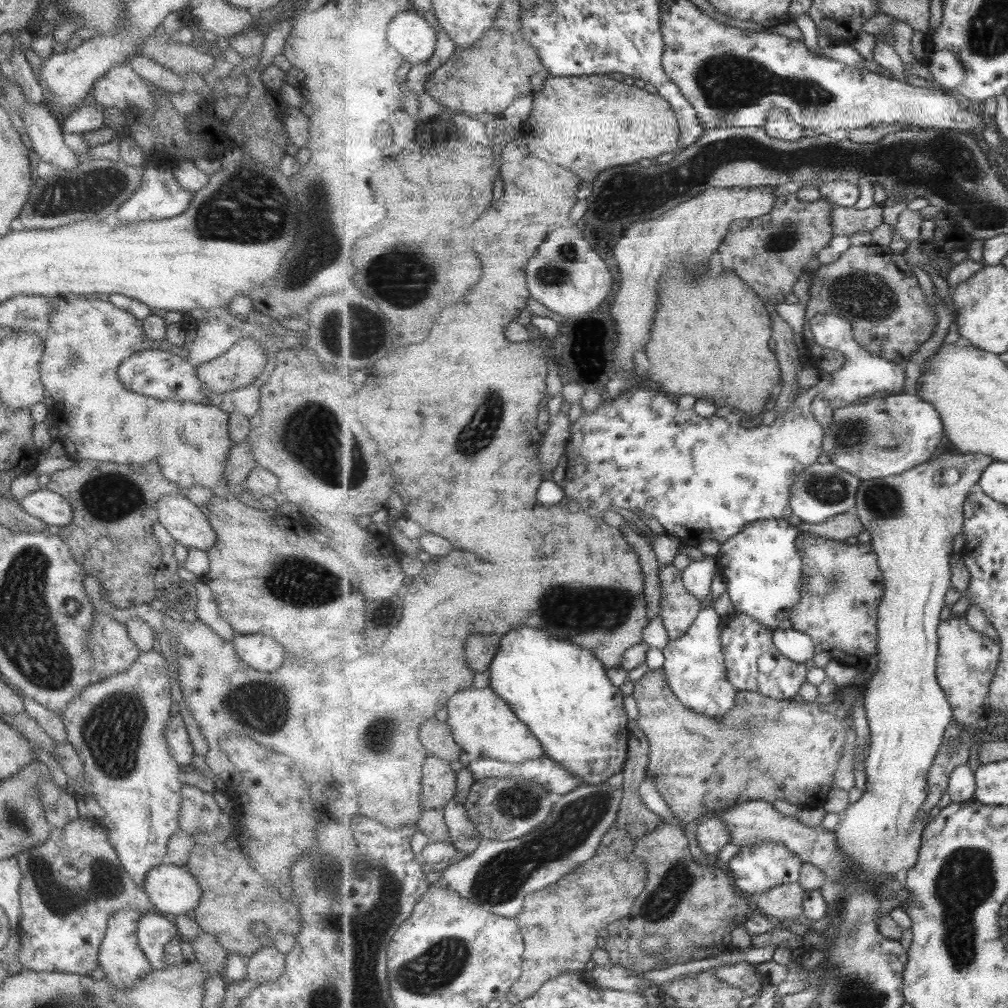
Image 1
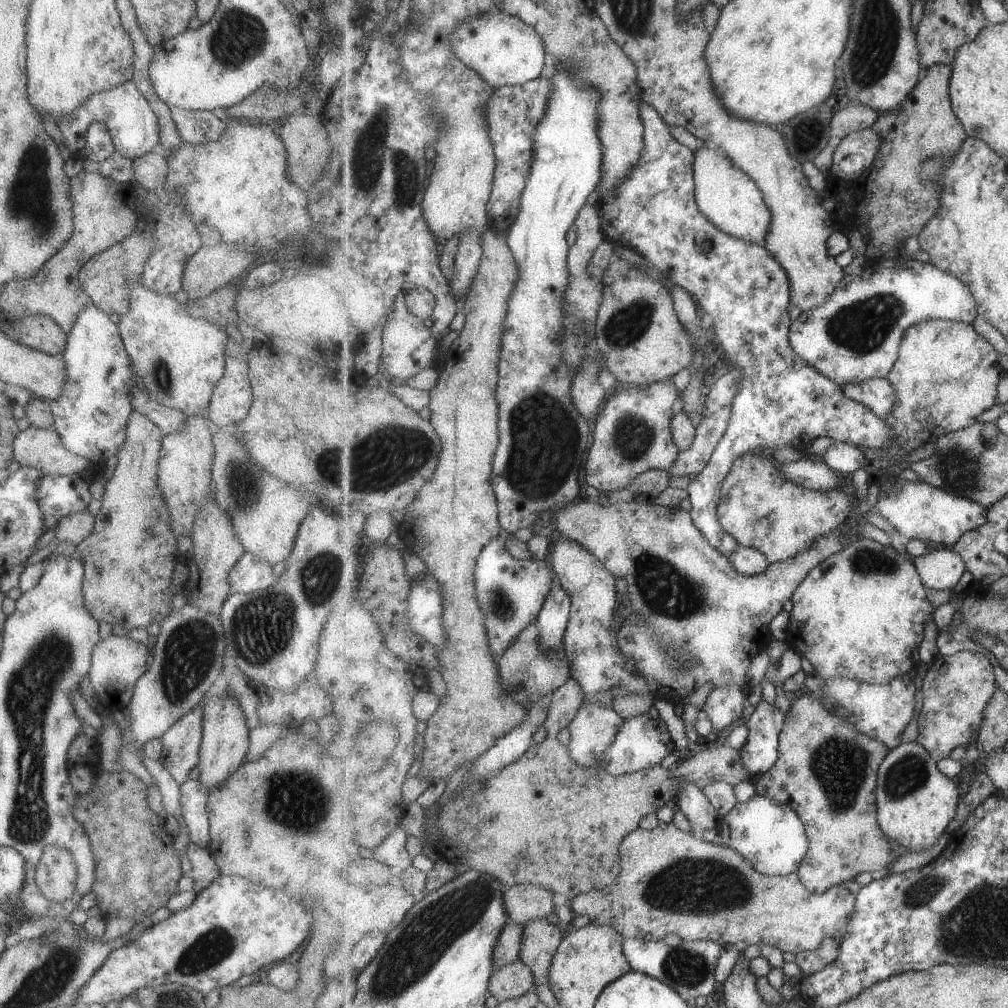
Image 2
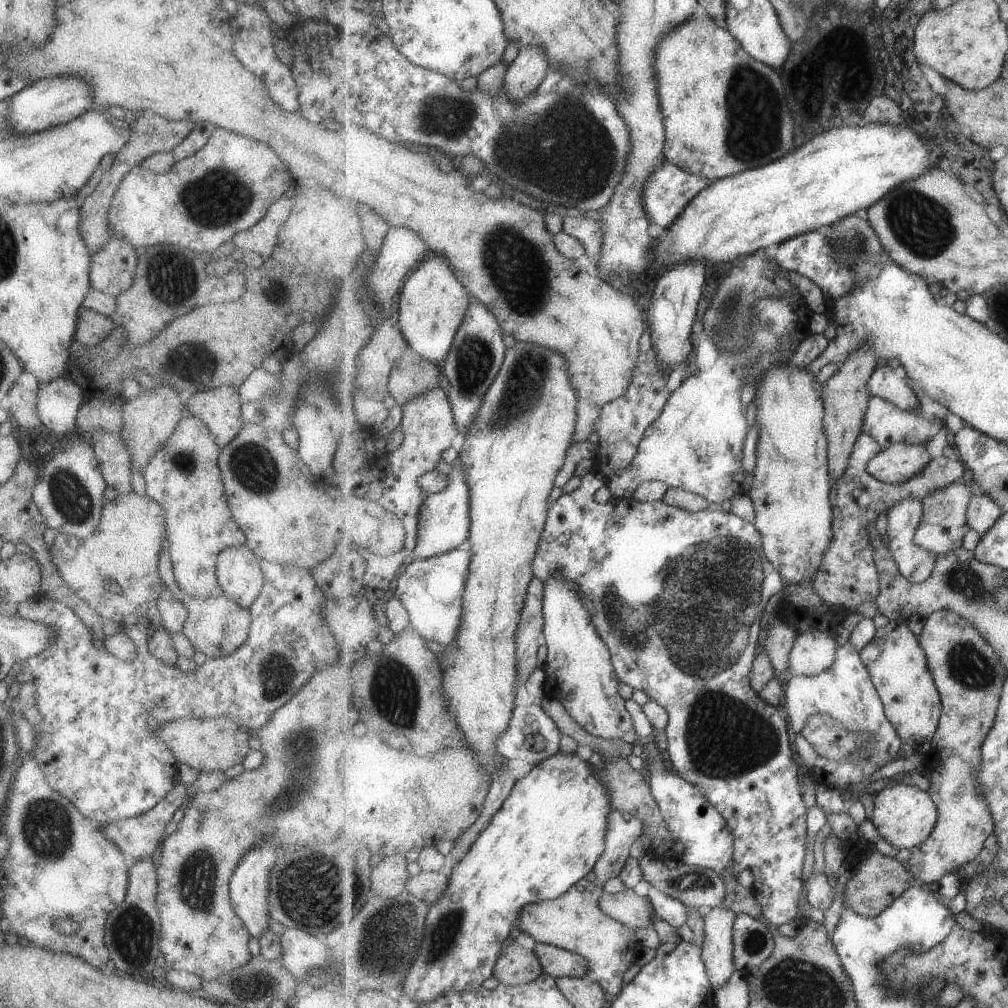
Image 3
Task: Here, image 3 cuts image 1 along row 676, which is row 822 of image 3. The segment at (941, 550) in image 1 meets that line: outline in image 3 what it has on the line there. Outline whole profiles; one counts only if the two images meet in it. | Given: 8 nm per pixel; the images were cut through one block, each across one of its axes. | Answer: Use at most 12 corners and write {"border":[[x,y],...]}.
{"border":[[886,785],[871,822],[897,849],[936,829],[940,811],[917,786]]}

